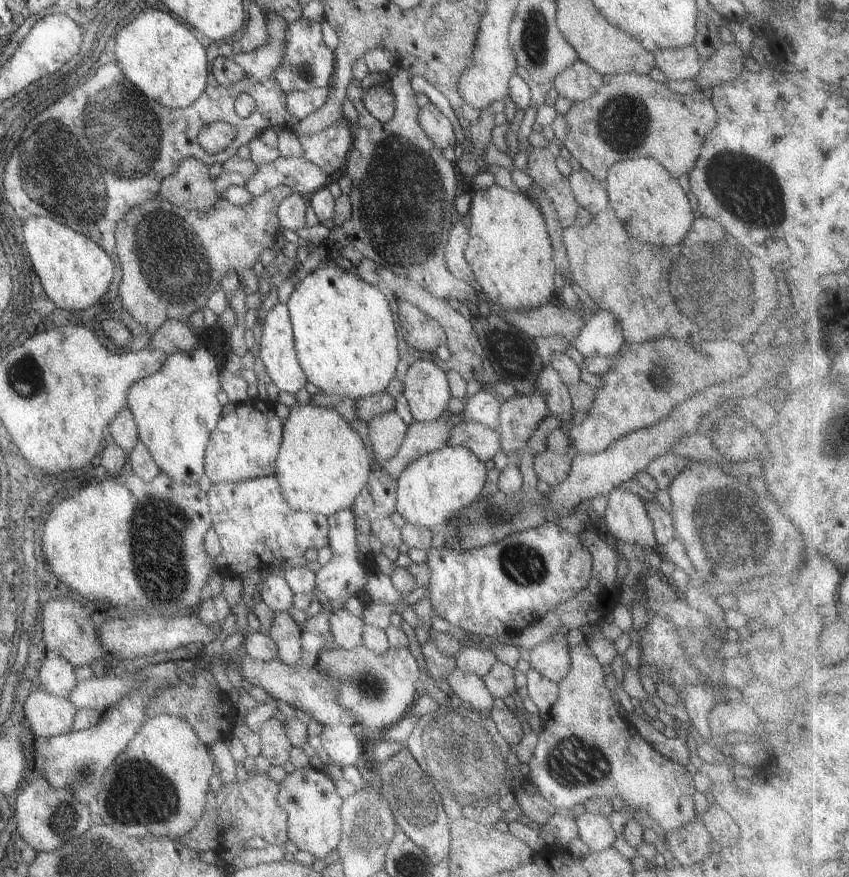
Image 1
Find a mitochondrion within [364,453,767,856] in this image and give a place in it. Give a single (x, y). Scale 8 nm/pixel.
(572, 760)

